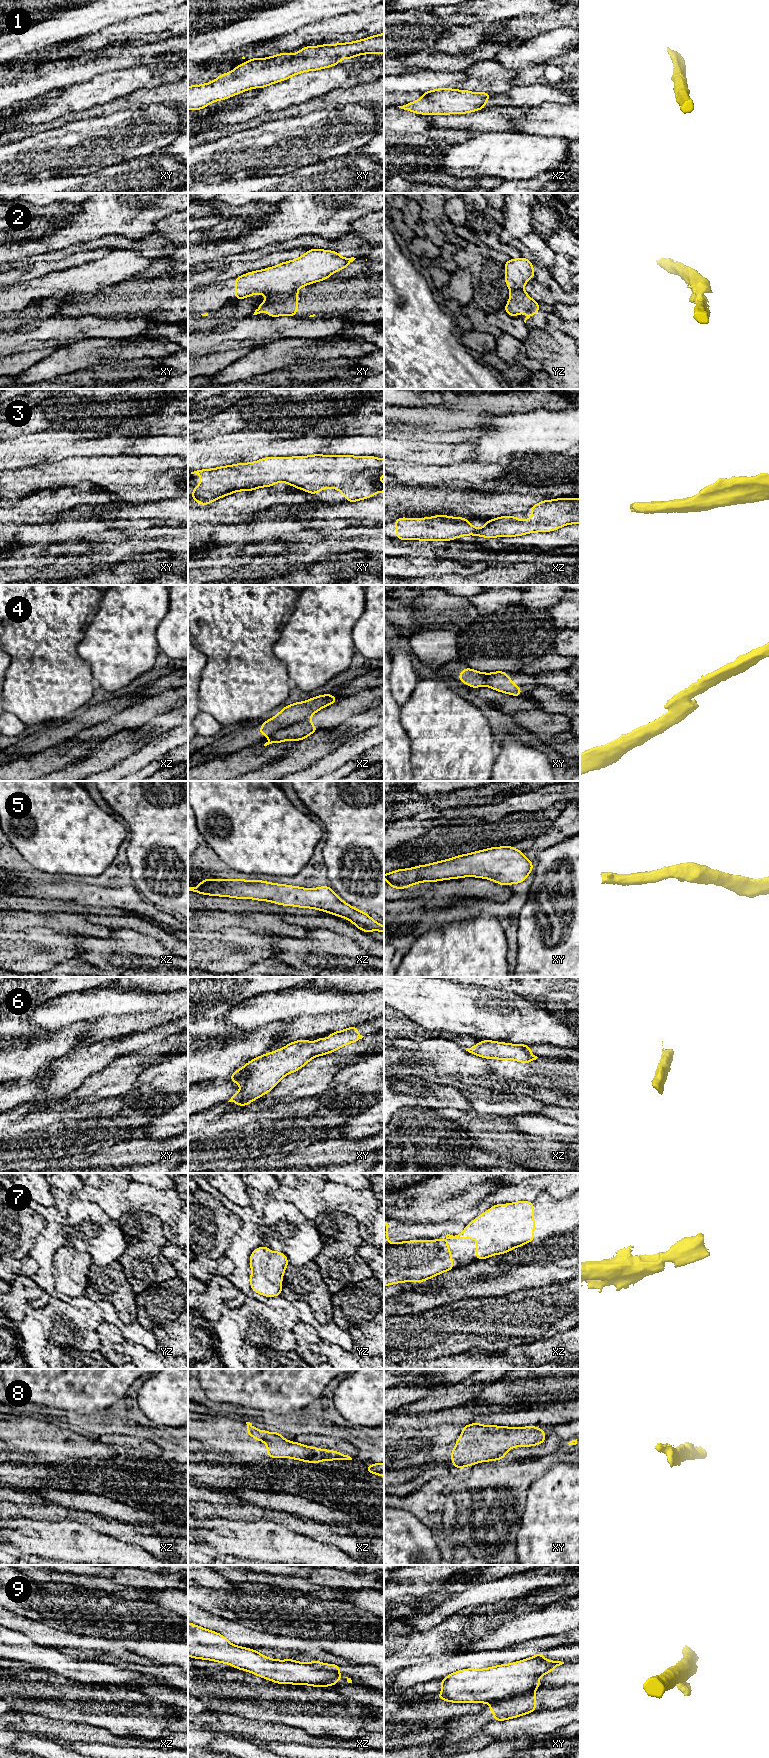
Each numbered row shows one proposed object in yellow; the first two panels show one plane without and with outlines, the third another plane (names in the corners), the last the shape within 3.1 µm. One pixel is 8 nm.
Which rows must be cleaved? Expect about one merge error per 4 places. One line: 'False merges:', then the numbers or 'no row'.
False merges: 2, 4, 9

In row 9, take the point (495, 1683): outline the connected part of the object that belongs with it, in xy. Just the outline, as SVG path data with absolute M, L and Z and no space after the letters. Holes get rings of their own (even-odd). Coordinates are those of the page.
M543 1653L511 1664L502 1664L485 1669L464 1669L440 1679L442 1692L437 1699L453 1703L492 1703L541 1687L538 1679L564 1664L561 1661L546 1660Z

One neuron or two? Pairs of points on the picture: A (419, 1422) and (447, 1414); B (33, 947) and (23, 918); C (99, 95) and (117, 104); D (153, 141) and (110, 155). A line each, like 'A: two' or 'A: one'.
A: one
B: two
C: two
D: one

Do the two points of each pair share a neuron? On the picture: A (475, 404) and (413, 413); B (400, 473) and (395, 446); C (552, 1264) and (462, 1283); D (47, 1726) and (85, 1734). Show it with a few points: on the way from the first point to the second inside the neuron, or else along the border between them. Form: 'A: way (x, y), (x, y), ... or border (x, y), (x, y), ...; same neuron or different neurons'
A: way (460, 416), (428, 416); same neuron
B: border (394, 459), (421, 462); different neurons
C: way (530, 1265), (492, 1276), (484, 1282); same neuron
D: way (56, 1729), (76, 1732); same neuron

